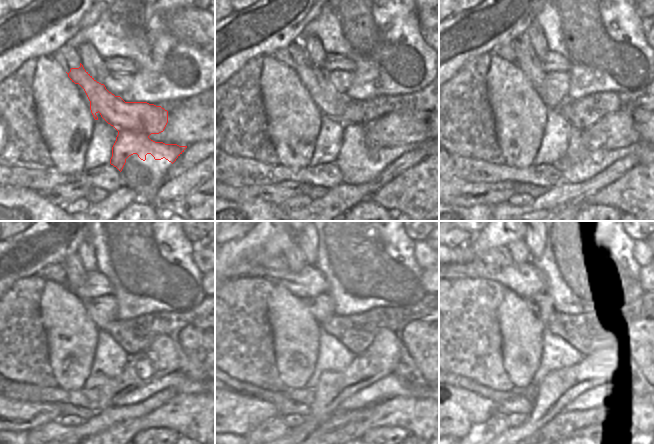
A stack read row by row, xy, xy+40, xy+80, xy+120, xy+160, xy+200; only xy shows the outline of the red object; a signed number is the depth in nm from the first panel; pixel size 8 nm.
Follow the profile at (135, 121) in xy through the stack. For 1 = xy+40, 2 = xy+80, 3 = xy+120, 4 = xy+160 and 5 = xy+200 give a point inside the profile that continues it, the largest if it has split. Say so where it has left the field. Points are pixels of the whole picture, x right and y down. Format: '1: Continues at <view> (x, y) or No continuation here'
1: Continues at xy+40 (315, 80)
2: Continues at xy+80 (528, 62)
3: Continues at xy+120 (75, 273)
4: Continues at xy+160 (294, 257)
5: Continues at xy+200 (519, 253)

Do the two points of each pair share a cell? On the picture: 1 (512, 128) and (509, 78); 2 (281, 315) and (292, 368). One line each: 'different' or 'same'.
1: same
2: same

